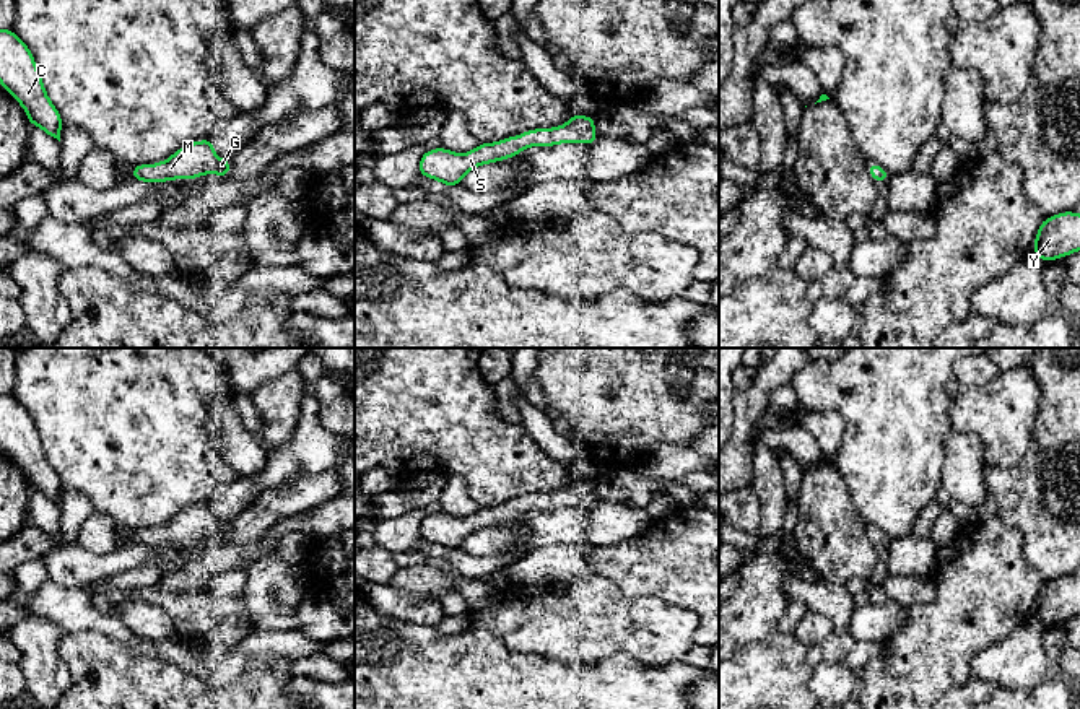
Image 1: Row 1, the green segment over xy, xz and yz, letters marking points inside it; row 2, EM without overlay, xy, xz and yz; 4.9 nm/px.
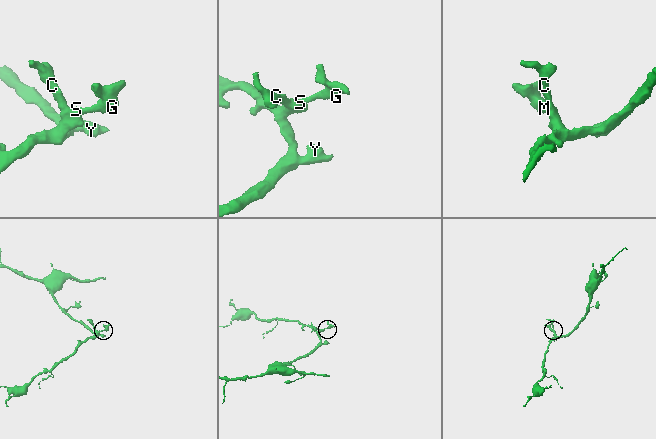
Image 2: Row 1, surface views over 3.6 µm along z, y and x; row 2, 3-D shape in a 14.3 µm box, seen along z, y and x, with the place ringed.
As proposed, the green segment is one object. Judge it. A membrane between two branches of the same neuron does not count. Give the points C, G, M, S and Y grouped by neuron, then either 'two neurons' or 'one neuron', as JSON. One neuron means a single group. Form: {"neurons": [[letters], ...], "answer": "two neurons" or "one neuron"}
{"neurons": [["C", "G", "M", "S", "Y"]], "answer": "one neuron"}

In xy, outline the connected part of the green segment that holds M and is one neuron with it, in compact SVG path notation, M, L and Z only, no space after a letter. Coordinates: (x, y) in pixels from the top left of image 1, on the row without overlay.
M211 504L194 506L177 514L158 528L133 530L132 540L143 546L164 546L172 543L197 543L202 538L229 540L229 522L218 524Z

